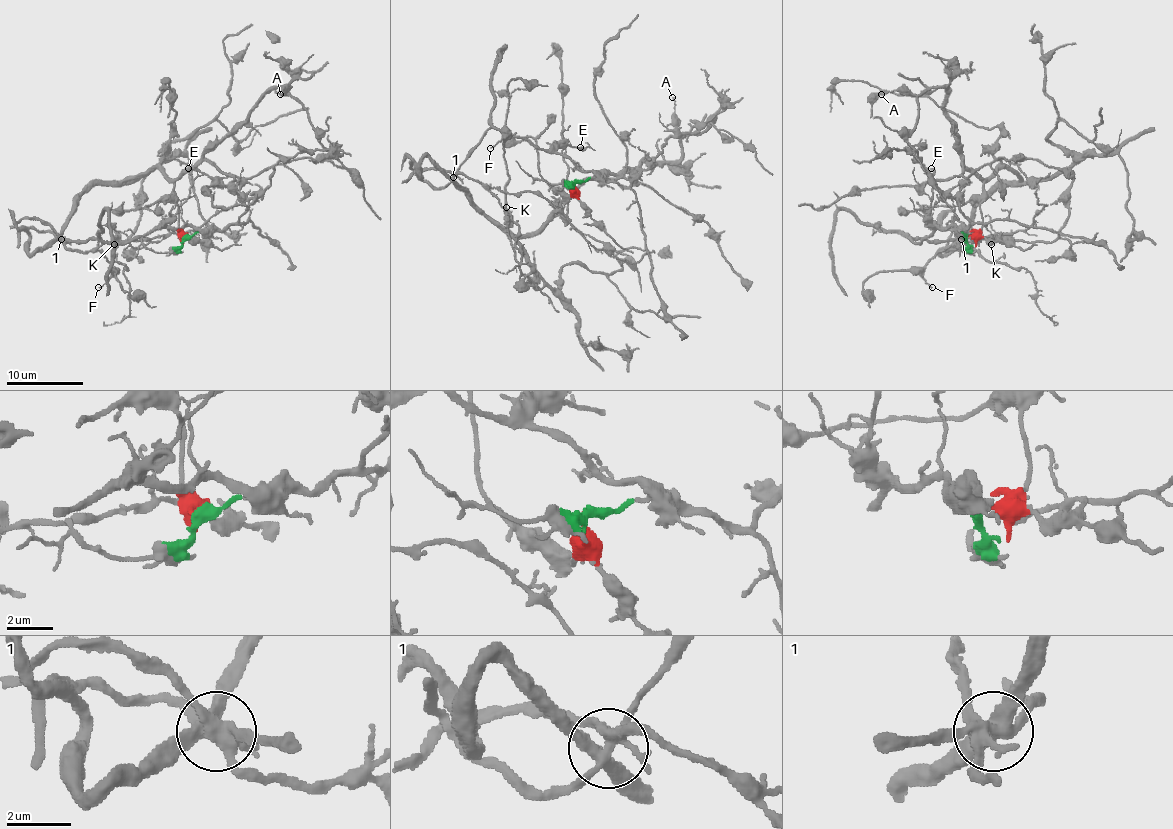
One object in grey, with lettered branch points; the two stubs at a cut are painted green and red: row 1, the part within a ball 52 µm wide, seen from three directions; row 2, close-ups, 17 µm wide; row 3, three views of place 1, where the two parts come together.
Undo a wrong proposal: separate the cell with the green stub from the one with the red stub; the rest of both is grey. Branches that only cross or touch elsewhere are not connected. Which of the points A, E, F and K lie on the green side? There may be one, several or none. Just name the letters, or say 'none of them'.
E

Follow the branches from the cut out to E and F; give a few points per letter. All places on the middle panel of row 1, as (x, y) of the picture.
E: (574, 181), (584, 181), (593, 174), (578, 168), (557, 149), (568, 145), (580, 147)
F: (574, 181), (570, 198), (538, 229), (503, 233), (452, 177), (503, 189), (509, 174), (503, 139), (490, 149)

